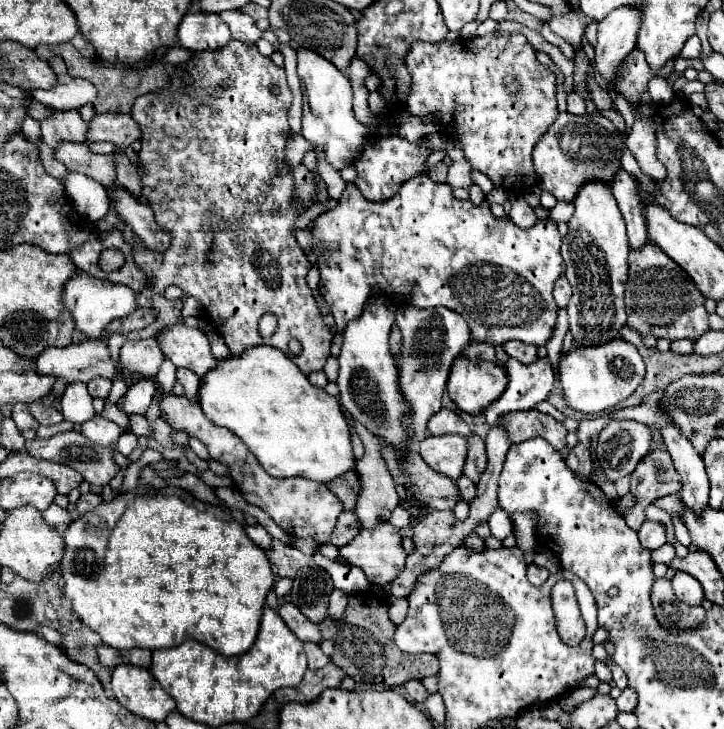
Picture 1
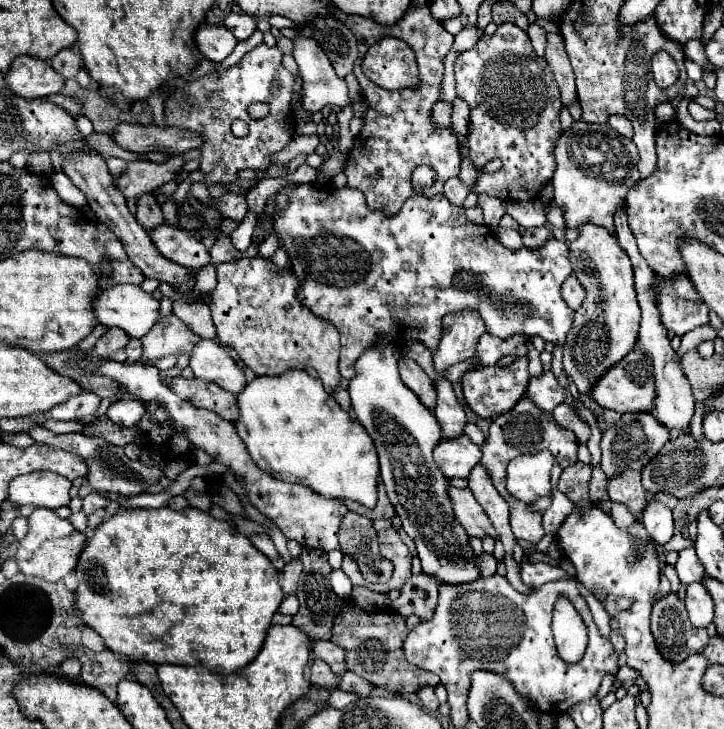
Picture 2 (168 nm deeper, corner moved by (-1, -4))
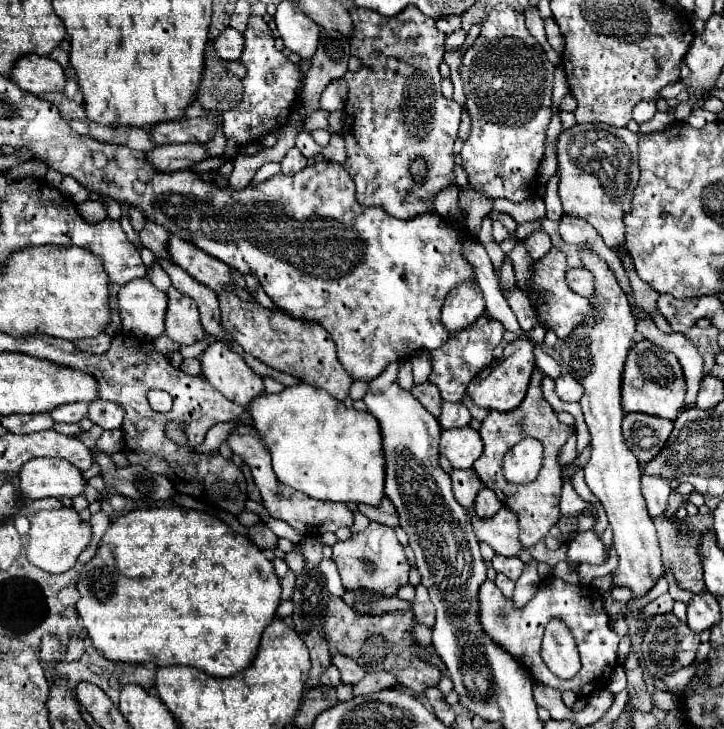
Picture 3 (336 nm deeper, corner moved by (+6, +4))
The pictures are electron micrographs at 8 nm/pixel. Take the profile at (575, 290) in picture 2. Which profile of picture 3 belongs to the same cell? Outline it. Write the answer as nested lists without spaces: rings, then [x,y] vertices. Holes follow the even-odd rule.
[[[573,269],[567,273],[567,285],[581,297],[593,297],[593,275],[585,269]]]

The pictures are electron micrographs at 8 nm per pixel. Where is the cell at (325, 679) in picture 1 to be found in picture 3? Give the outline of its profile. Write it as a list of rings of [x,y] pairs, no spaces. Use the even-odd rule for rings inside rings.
[[[367,673],[357,685],[353,685],[353,689],[355,689],[355,695],[367,695],[367,693],[375,693],[397,685],[399,685],[399,679],[393,673]]]

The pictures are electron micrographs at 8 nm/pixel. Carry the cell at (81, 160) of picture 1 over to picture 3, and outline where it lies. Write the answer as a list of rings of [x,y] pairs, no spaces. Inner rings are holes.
[[[197,143],[187,145],[159,145],[151,153],[147,153],[147,161],[163,173],[173,173],[181,169],[191,169],[193,163],[209,159],[207,147]]]

